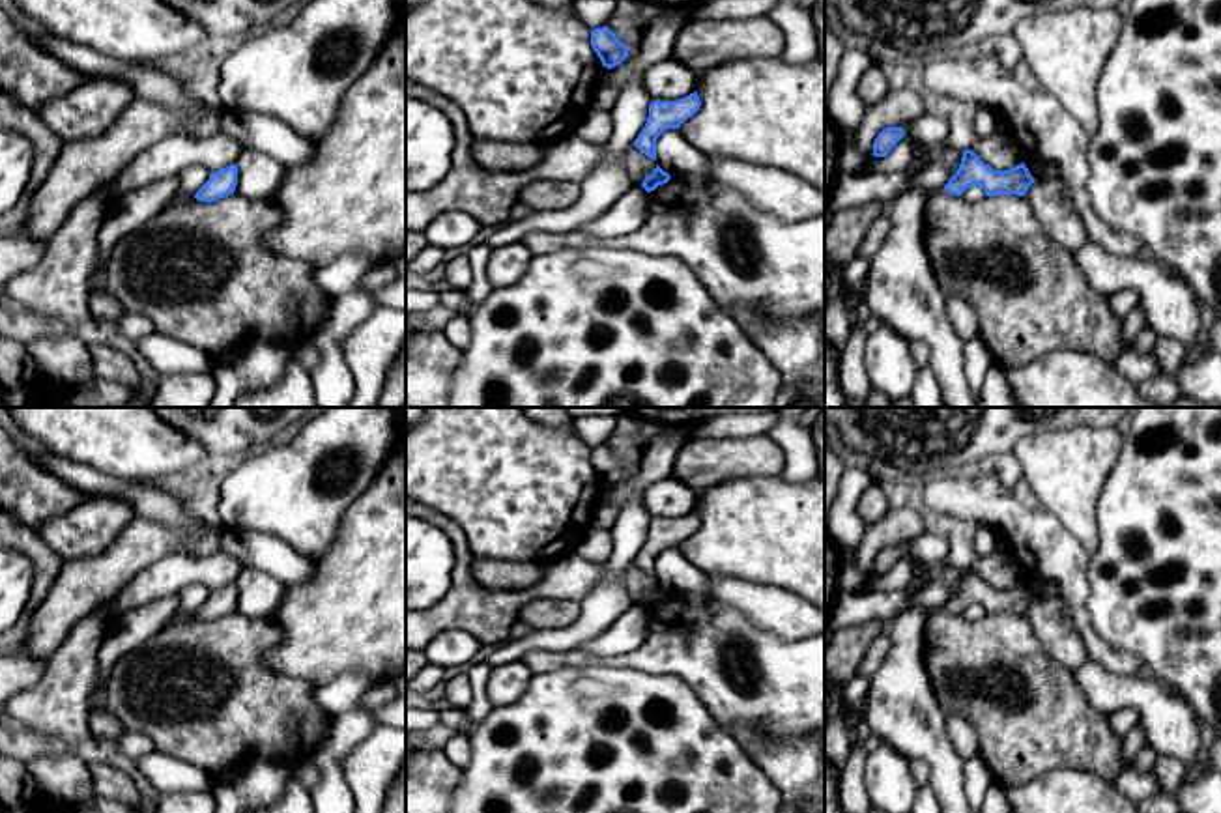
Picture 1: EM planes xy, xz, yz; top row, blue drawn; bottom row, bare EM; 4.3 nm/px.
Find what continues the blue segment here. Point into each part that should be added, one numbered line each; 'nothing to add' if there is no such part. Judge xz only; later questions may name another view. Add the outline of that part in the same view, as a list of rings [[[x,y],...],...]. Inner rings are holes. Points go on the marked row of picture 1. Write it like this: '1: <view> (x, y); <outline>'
nothing to add

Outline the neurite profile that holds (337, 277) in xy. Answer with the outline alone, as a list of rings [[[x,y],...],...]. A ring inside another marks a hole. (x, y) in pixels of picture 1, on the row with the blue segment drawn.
[[[348,252],[314,271],[314,280],[331,299],[337,299],[355,288],[359,280],[374,267],[368,258]]]

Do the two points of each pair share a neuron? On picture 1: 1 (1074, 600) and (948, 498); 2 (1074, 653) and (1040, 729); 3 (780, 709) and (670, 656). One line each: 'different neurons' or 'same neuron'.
1: same neuron
2: different neurons
3: same neuron

